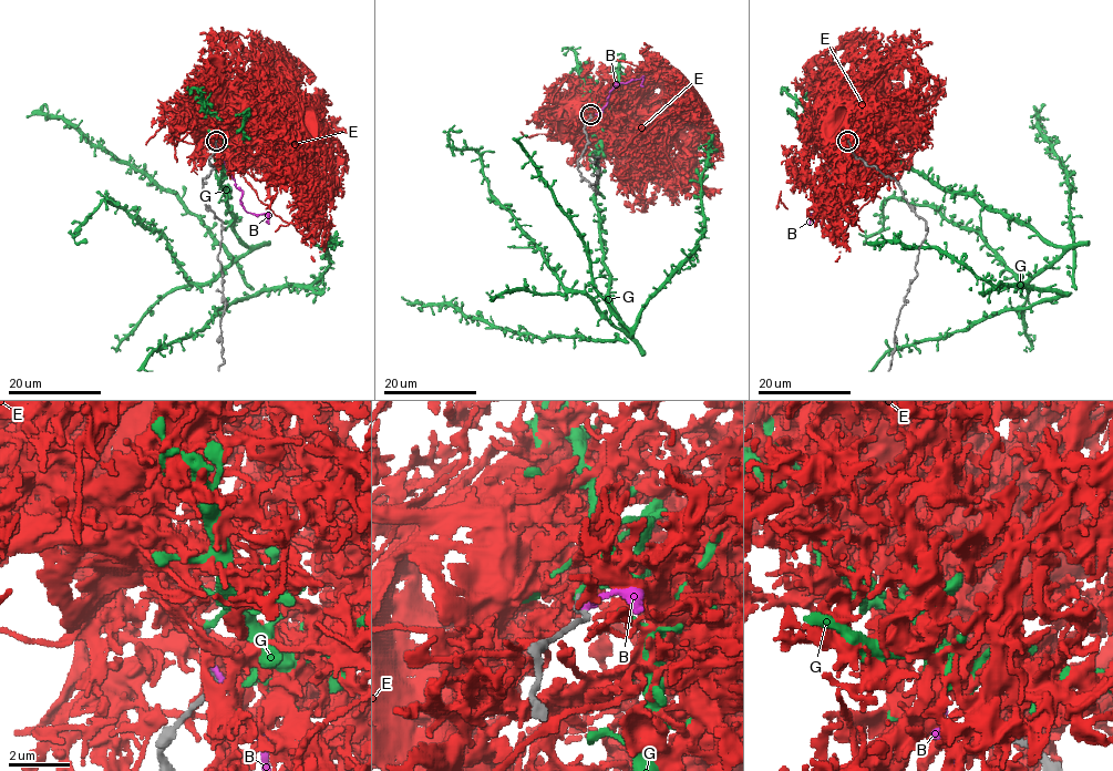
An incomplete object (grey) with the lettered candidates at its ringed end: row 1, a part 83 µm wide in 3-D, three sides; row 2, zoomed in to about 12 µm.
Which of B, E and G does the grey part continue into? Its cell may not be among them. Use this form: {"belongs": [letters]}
{"belongs": []}

